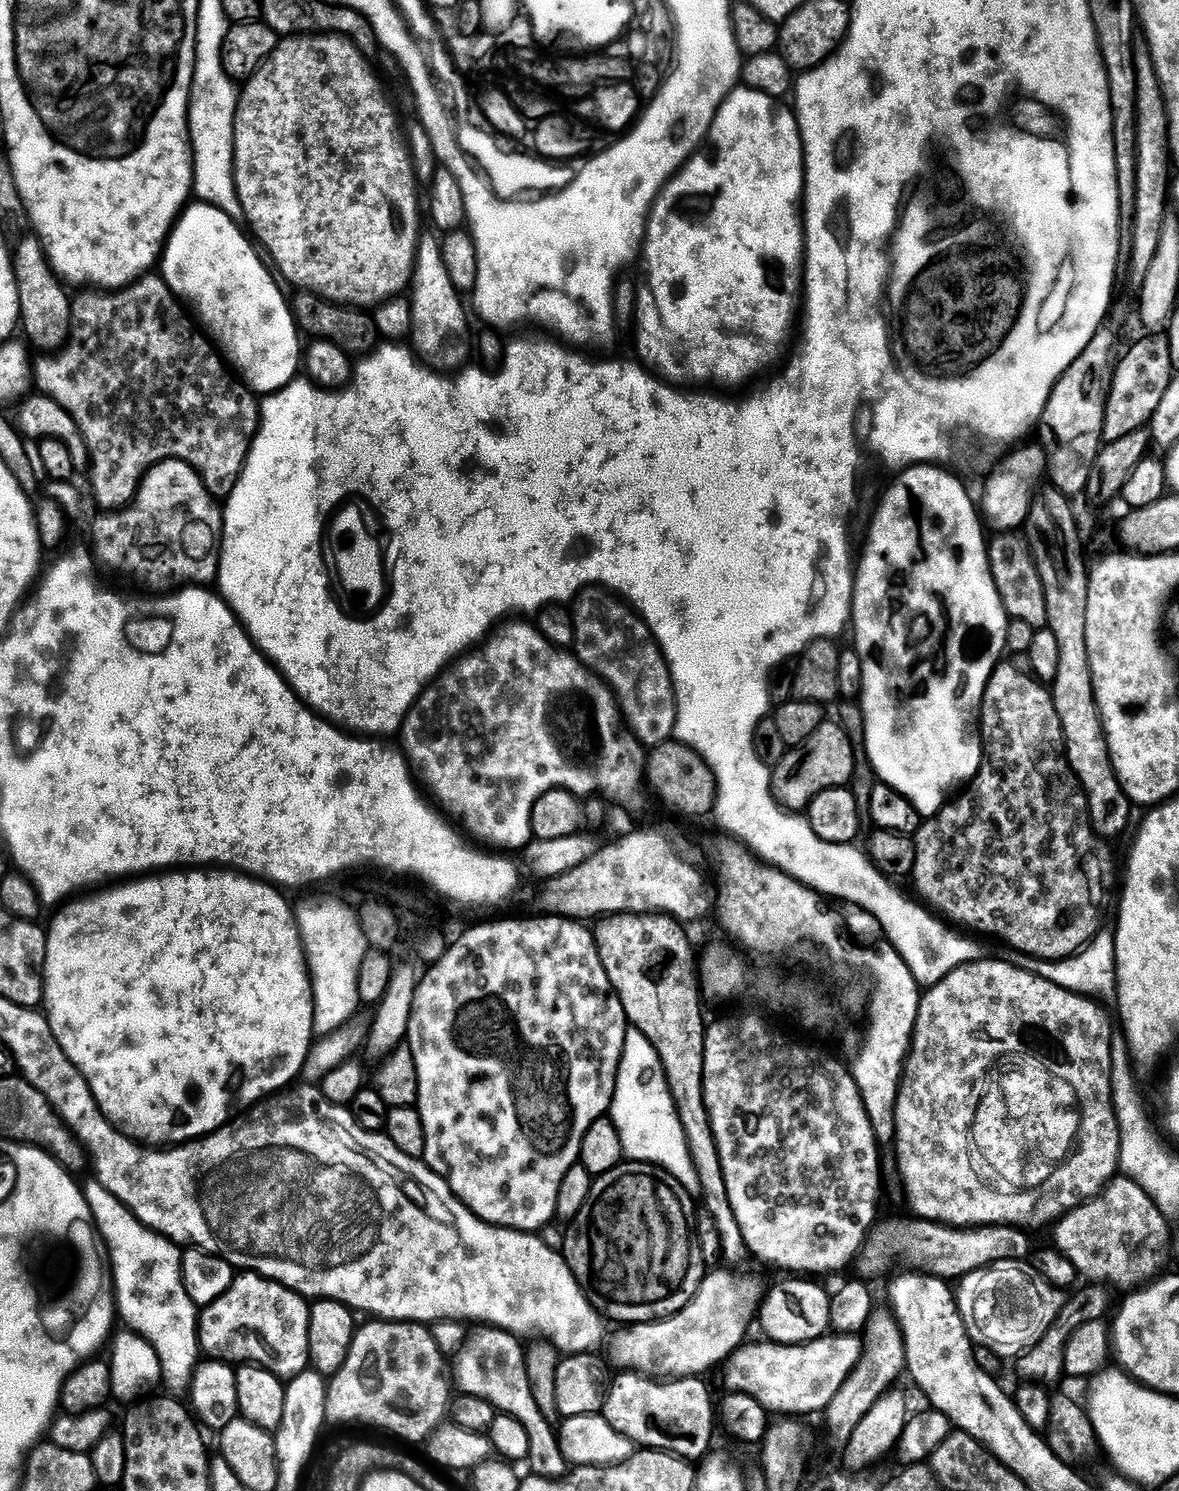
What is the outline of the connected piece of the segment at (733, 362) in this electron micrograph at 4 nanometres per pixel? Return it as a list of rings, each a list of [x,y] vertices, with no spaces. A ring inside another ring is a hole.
[[[743,86],[737,87],[729,96],[720,104],[720,109],[712,119],[712,127],[708,129],[706,144],[708,152],[700,150],[689,159],[688,163],[668,181],[660,190],[651,207],[650,215],[647,217],[646,239],[642,244],[642,260],[648,263],[648,292],[652,296],[643,297],[642,303],[638,308],[638,327],[635,329],[636,344],[644,351],[644,356],[648,359],[647,367],[651,369],[657,377],[663,378],[667,383],[673,386],[688,386],[684,384],[713,384],[716,388],[732,388],[736,380],[744,380],[747,376],[756,376],[760,368],[768,368],[784,352],[784,347],[788,344],[788,335],[792,332],[792,323],[796,320],[796,303],[802,300],[802,265],[806,259],[806,237],[804,235],[804,225],[802,223],[802,197],[804,195],[804,143],[800,137],[800,124],[796,120],[796,113],[791,107],[779,108],[777,101],[771,96],[755,92],[752,88]]]

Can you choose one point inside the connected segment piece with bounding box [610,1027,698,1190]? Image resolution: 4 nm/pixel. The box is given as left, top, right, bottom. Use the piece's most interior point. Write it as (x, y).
(643, 1109)

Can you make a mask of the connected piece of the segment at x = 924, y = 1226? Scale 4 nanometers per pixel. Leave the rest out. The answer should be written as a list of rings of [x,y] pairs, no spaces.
[[[916,1218],[911,1222],[913,1224],[888,1220],[881,1226],[878,1236],[885,1240],[893,1240],[893,1238],[900,1240],[898,1253],[908,1255],[920,1267],[917,1269],[945,1282],[959,1281],[966,1274],[985,1268],[987,1264],[994,1262],[1024,1260],[1030,1252],[1028,1240],[1024,1237],[1027,1235],[1007,1224],[990,1224],[982,1228],[955,1230],[931,1220]]]

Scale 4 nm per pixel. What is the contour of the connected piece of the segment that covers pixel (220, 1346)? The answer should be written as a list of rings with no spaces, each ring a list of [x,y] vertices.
[[[244,1272],[232,1281],[230,1290],[222,1294],[212,1304],[199,1313],[198,1331],[200,1350],[205,1357],[233,1366],[255,1366],[270,1370],[278,1377],[293,1378],[309,1367],[310,1350],[310,1304],[299,1292],[280,1284],[277,1280],[267,1280],[256,1272]]]

